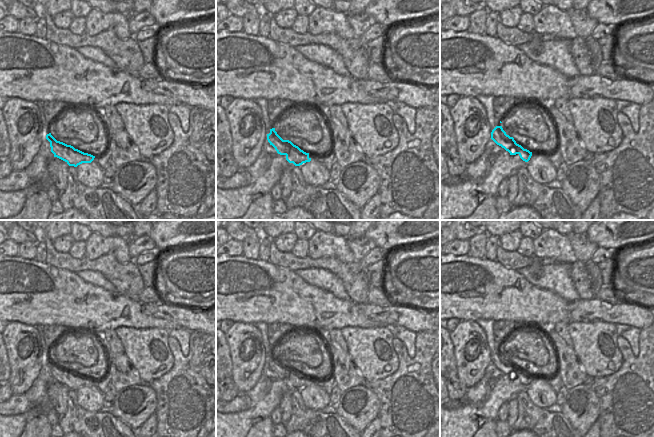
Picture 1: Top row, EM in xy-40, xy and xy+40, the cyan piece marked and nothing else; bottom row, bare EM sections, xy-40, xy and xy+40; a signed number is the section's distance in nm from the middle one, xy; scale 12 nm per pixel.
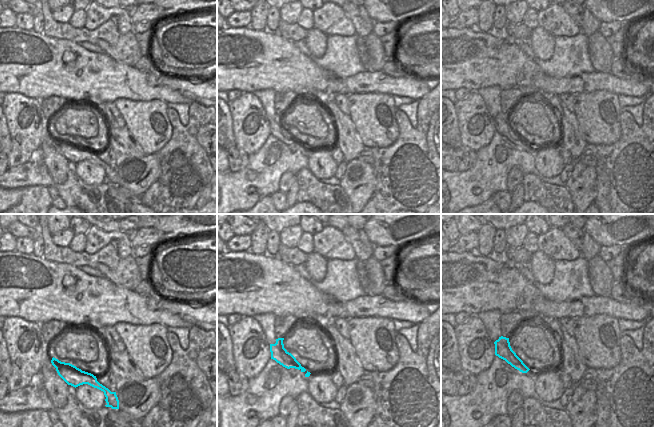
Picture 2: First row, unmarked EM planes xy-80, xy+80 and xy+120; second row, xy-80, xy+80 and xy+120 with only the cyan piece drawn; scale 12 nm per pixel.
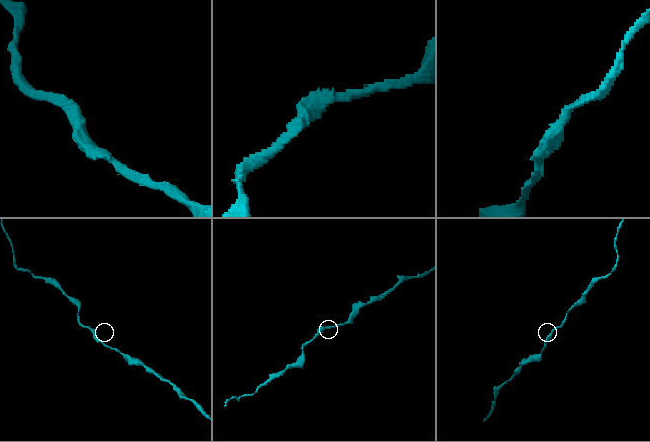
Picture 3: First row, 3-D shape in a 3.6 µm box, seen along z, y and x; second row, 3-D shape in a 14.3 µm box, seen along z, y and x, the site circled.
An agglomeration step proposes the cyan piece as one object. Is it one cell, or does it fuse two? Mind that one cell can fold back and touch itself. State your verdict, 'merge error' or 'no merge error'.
no merge error

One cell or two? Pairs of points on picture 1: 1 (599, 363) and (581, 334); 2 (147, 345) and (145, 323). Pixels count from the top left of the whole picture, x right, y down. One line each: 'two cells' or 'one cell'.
1: one cell
2: two cells

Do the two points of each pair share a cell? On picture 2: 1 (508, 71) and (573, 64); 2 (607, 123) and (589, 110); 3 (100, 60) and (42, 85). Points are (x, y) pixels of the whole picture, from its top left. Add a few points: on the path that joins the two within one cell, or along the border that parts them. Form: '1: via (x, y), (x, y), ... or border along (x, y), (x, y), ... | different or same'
1: border along (524, 52), (544, 73) | different
2: via (603, 121), (593, 111) | same
3: via (86, 72), (79, 79), (56, 79) | same

